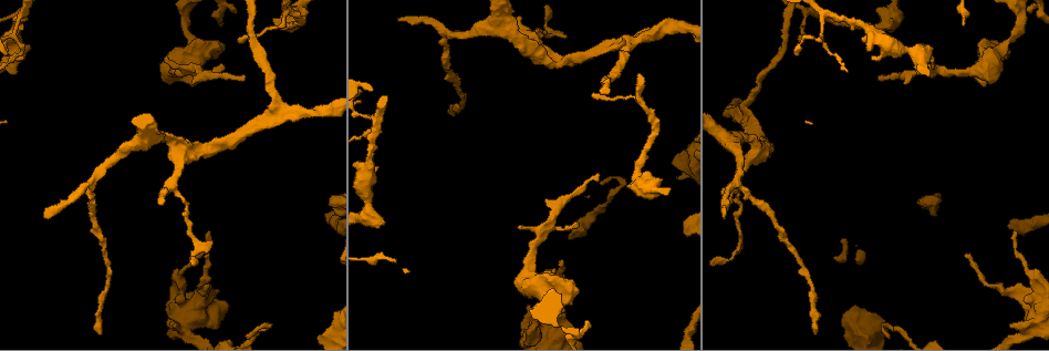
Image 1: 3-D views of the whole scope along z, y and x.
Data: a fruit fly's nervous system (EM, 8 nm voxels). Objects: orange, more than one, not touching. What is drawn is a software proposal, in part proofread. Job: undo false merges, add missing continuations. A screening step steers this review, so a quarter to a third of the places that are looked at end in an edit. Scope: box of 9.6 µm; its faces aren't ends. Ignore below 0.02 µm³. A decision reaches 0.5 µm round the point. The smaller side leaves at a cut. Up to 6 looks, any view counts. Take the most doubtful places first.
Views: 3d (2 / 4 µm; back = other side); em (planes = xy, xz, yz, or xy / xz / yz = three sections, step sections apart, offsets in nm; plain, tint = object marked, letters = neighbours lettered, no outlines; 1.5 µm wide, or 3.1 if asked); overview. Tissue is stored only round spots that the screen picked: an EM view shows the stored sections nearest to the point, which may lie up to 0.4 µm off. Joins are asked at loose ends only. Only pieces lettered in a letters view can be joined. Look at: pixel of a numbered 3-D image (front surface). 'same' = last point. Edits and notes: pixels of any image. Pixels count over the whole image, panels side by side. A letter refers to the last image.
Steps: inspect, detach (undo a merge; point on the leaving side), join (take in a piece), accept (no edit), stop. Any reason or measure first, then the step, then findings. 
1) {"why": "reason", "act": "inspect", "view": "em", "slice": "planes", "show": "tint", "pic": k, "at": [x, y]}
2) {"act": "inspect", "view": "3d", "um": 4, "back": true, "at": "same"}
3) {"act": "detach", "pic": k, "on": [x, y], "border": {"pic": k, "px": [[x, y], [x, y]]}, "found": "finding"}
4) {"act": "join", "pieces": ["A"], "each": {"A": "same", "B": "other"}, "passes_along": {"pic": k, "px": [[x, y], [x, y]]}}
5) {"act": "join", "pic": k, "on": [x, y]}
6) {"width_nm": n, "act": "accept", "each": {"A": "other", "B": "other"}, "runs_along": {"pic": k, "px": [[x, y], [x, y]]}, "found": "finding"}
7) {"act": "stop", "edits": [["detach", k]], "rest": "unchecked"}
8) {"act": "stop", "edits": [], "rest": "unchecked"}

{"why": "free end", "act": "inspect", "view": "em", "slice": "planes", "show": "letters", "pic": 1, "at": [45, 216]}

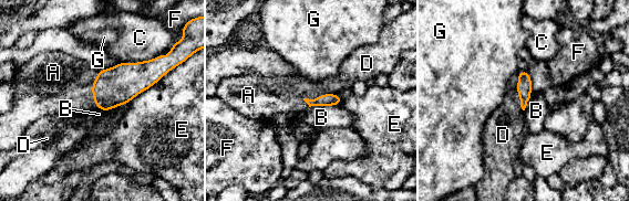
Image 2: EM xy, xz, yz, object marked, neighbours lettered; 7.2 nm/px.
{"act": "join", "pieces": ["A"], "each": {"A": "same", "B": "other", "C": "other", "D": "other", "E": "other", "F": "other", "G": "other"}, "passes_along": {"pic": 2, "px": [[115, 86], [92, 90], [62, 73]]}, "found": "the neuron continues"}

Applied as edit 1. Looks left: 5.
{"why": "sudden change in width", "act": "inspect", "view": "3d", "um": 4, "pic": 1, "at": [1000, 54]}

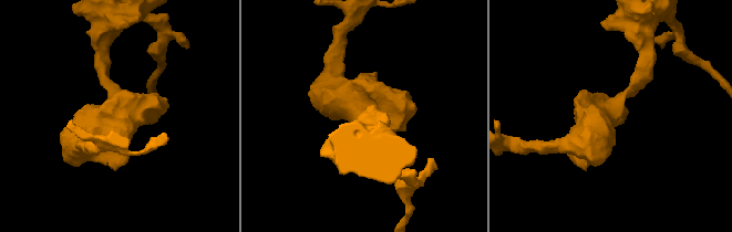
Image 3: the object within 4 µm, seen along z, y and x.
{"act": "inspect", "view": "em", "slice": "xy", "step": 8, "show": "letters", "pic": 3, "at": [357, 112]}

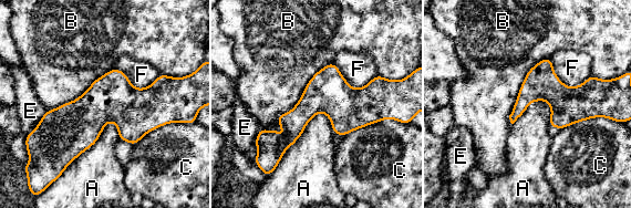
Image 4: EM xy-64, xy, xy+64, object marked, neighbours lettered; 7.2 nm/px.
{"act": "accept", "each": {"A": "other", "B": "other", "C": "other", "E": "other", "F": "other"}, "border": {"pic": 4, "px": [[322, 111], [309, 121], [275, 168]]}, "found": "all the same neuron"}

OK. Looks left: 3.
{"why": "abrupt turn", "act": "inspect", "view": "em", "slice": "planes", "show": "letters", "pic": 1, "at": [20, 53]}

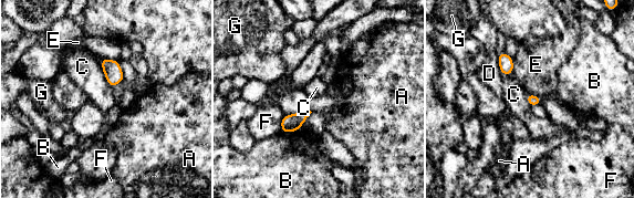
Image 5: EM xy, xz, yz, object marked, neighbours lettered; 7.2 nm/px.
{"act": "accept", "each": {"A": "other", "B": "other", "C": "other", "D": "other", "E": "other", "F": "other", "G": "other"}, "border": {"pic": 5, "px": [[527, 92], [539, 95], [542, 98]]}, "found": "continuous, no second neuron"}

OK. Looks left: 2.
{"act": "stop", "edits": [["join", 2]], "rest": "unchecked"}

